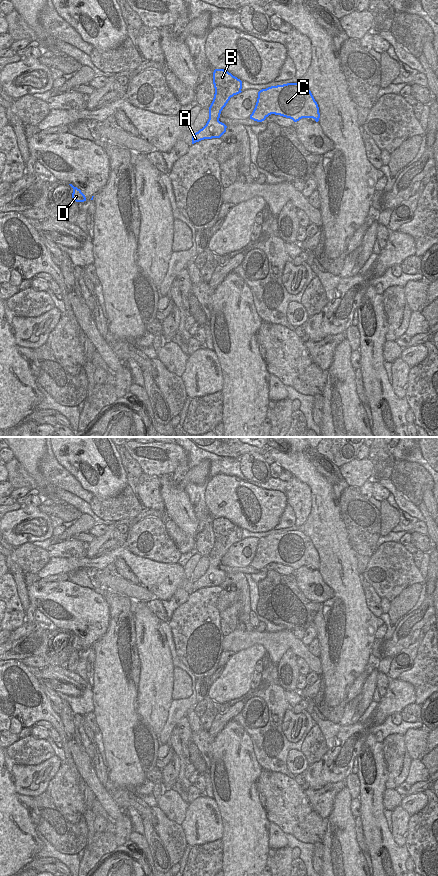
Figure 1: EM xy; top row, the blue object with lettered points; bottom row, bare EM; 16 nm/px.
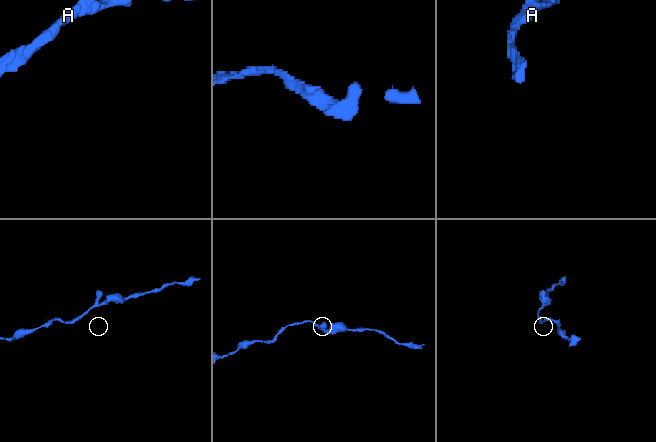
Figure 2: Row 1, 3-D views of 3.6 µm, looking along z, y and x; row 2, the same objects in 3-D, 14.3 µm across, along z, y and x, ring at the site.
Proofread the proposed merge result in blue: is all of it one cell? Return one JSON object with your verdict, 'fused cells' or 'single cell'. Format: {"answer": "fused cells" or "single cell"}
{"answer": "single cell"}

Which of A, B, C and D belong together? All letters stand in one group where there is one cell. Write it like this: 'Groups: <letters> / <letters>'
Groups: A B C D

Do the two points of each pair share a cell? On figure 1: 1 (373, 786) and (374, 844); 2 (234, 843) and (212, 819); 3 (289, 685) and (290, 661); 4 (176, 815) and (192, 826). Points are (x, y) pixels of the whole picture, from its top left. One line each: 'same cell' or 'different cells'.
1: same cell
2: different cells
3: same cell
4: different cells

